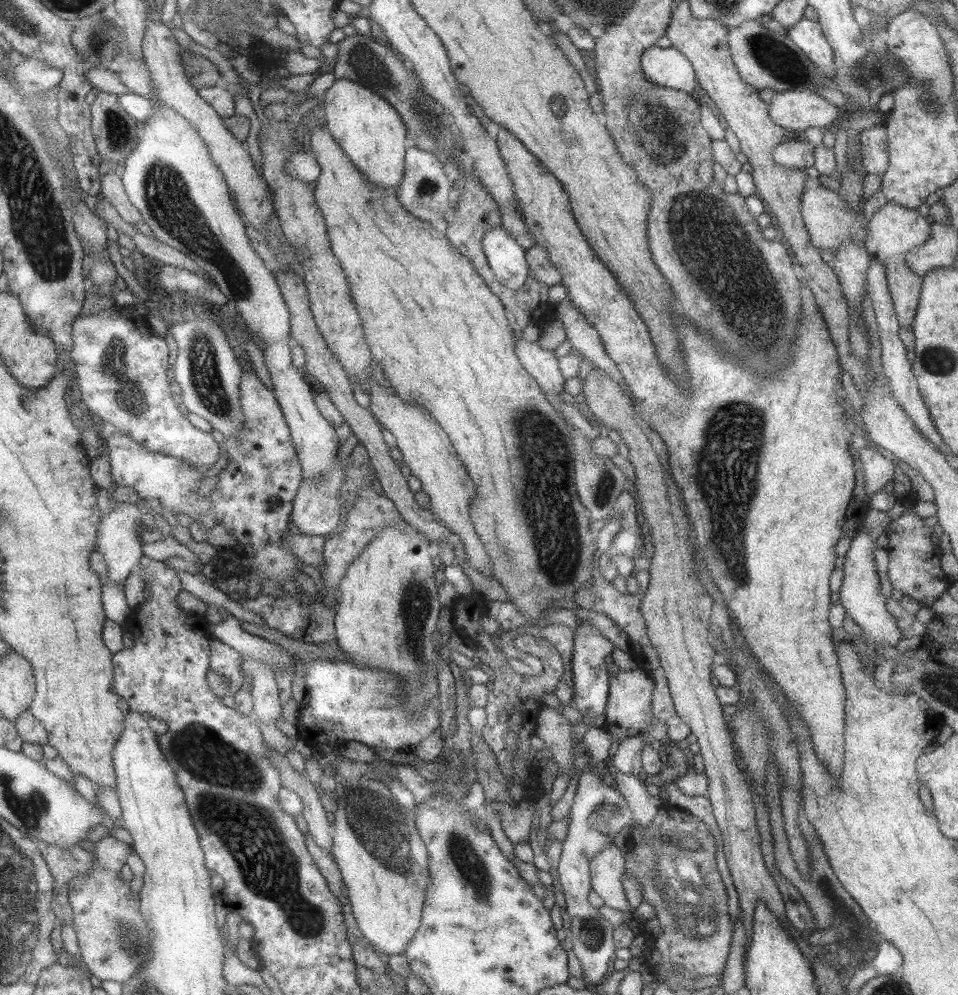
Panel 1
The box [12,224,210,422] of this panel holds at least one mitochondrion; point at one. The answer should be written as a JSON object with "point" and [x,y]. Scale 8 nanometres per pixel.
{"point":[134,400]}

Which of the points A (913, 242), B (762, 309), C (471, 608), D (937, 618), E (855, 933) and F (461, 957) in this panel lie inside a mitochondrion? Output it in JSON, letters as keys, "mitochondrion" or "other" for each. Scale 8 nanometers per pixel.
{"A":"other","B":"mitochondrion","C":"other","D":"other","E":"other","F":"other"}

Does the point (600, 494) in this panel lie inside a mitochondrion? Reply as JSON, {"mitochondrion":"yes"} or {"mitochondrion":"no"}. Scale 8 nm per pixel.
{"mitochondrion":"yes"}

